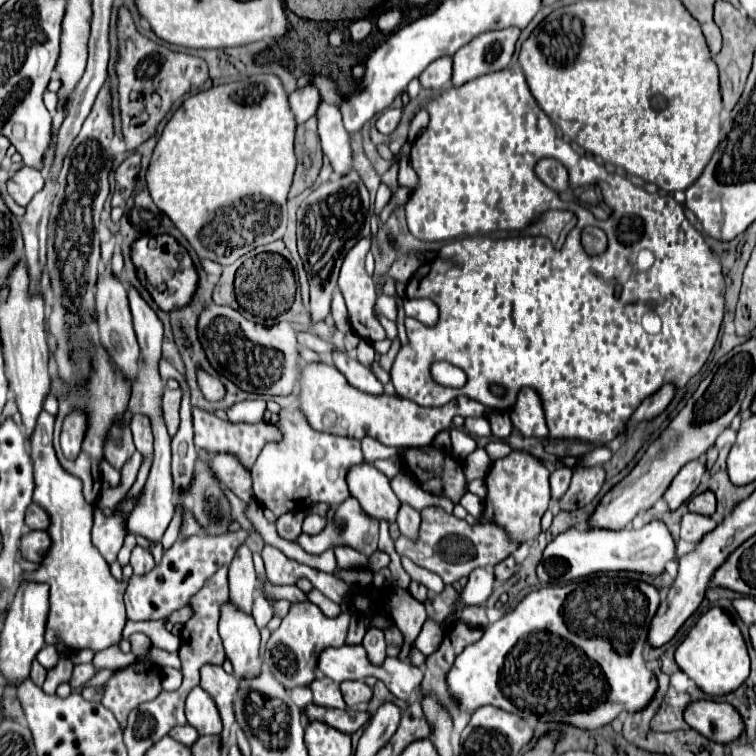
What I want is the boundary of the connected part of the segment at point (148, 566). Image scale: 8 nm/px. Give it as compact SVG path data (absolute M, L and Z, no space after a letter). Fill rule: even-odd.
M136 546L132 550L132 558L130 558L130 564L134 568L134 574L144 574L146 570L152 570L154 566L154 556L148 548L142 548L142 546Z

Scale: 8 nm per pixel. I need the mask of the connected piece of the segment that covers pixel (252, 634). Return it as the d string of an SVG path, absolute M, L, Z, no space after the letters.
M230 600L220 608L220 636L238 678L244 678L244 674L260 674L258 626L250 614L236 608Z

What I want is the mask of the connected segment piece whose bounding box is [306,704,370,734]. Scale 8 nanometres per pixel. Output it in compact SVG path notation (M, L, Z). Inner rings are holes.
M310 704L310 706L306 708L306 714L308 714L310 720L326 722L326 724L330 724L332 728L338 728L340 732L346 732L346 734L356 732L358 728L366 726L368 720L370 720L370 714L368 714L368 712L360 712L360 710L352 710L352 708L346 708L346 710L320 708L320 706L316 706L316 704Z

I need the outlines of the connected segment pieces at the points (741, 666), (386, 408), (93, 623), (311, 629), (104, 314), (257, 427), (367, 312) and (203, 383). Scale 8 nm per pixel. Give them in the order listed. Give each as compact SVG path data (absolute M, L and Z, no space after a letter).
M712 608L698 620L686 640L676 648L674 658L678 662L678 668L686 672L704 694L710 696L722 696L740 688L750 674L746 642L740 634L740 628L728 618L722 608Z
M314 362L302 368L300 378L300 408L314 430L350 436L362 440L364 436L372 436L380 440L384 446L428 446L440 430L446 430L452 424L456 414L460 416L488 416L488 408L480 402L470 400L468 396L458 396L446 406L440 408L424 408L408 402L406 398L396 396L370 396L366 392L356 390L346 382L346 378L336 370L336 366L326 362Z
M43 410L30 436L30 454L36 478L36 490L32 500L42 506L52 518L52 526L48 530L52 546L40 570L32 574L22 574L20 578L46 582L50 586L46 644L56 644L56 640L62 640L72 650L92 648L98 652L120 642L120 634L126 624L126 610L122 600L126 582L118 582L110 574L106 560L92 544L92 504L88 504L82 496L80 478L68 474L60 466L52 446L52 428L54 416Z
M310 600L306 602L292 602L290 612L282 620L280 628L272 632L266 654L264 654L264 666L276 674L276 678L290 690L294 686L308 686L314 680L314 668L316 668L316 654L324 646L342 646L346 642L350 626L350 614L342 612L340 618L328 618L320 612L316 604Z
M110 270L102 276L98 276L96 282L96 310L98 310L98 328L100 328L100 342L106 346L106 350L110 352L116 368L128 378L134 380L136 372L138 372L138 358L140 358L140 348L138 348L138 340L136 334L132 330L132 316L130 316L130 308L128 308L128 298L126 298L126 288L124 284L118 280L116 274L112 274Z
M200 408L192 410L192 420L194 420L194 444L196 446L200 446L200 448L204 448L208 452L232 452L248 468L254 464L254 460L260 454L264 442L280 438L280 432L272 424L268 424L268 422L230 424L230 422L224 422L224 420L216 418L214 414L210 414L206 410L200 410Z
M371 237L362 238L348 251L346 258L344 258L344 264L340 268L338 286L340 286L342 296L346 300L346 306L348 306L348 318L350 318L352 330L360 338L364 338L368 342L376 342L376 340L384 340L386 332L384 332L384 328L380 326L380 322L378 322L378 318L374 314L374 282L370 280L370 276L364 270L364 258L366 258L366 254L370 251L371 245Z
M198 366L198 370L196 370L196 380L198 380L200 392L204 394L204 398L206 398L208 402L220 402L220 400L224 400L224 396L226 396L226 386L224 386L224 382L222 382L216 374L210 374L210 372L206 372L204 368Z

